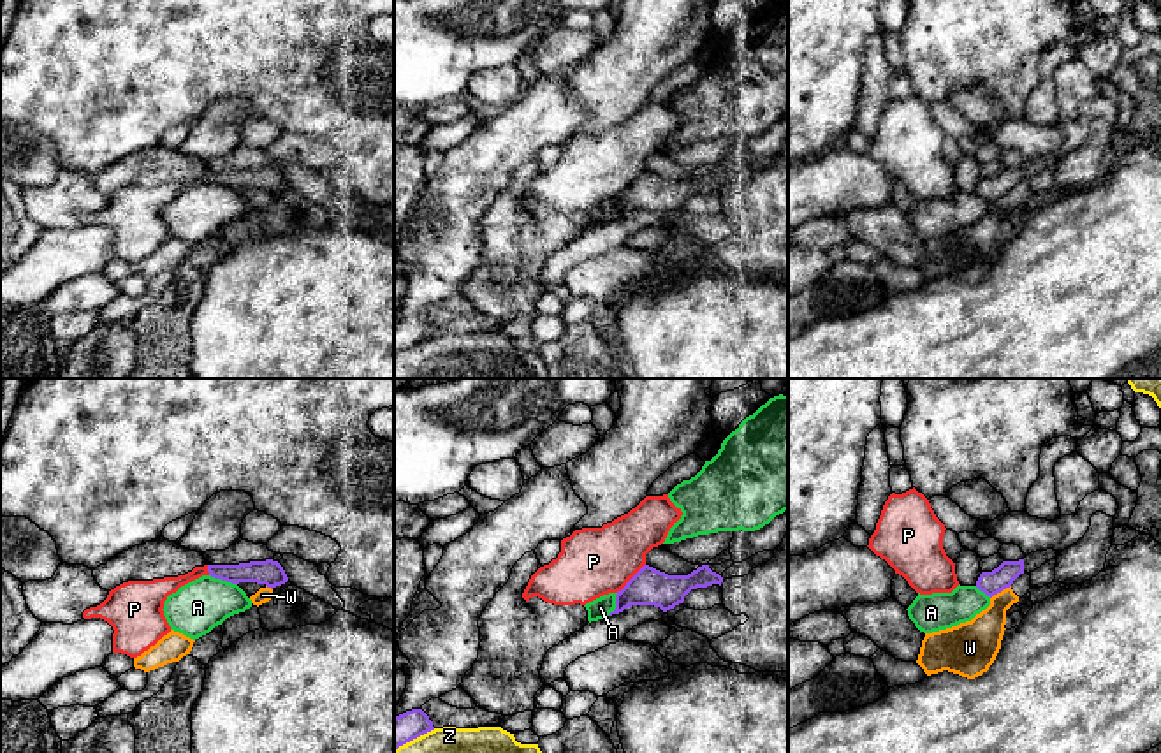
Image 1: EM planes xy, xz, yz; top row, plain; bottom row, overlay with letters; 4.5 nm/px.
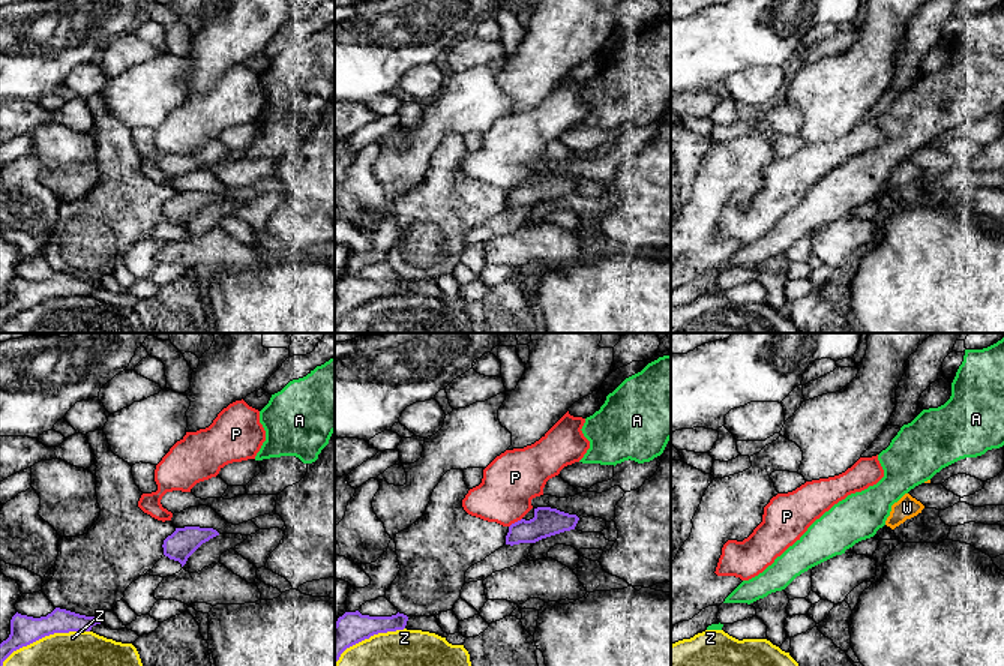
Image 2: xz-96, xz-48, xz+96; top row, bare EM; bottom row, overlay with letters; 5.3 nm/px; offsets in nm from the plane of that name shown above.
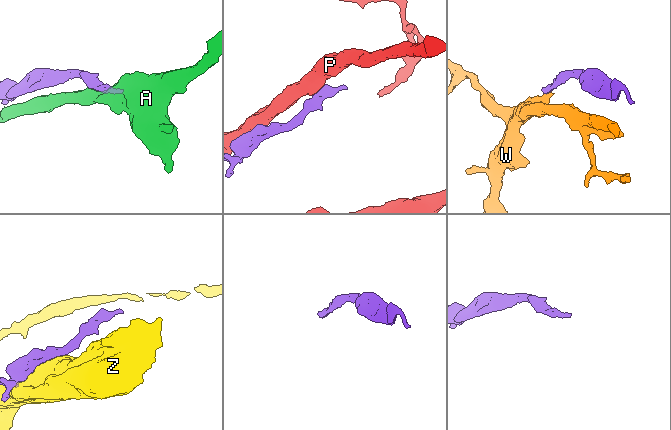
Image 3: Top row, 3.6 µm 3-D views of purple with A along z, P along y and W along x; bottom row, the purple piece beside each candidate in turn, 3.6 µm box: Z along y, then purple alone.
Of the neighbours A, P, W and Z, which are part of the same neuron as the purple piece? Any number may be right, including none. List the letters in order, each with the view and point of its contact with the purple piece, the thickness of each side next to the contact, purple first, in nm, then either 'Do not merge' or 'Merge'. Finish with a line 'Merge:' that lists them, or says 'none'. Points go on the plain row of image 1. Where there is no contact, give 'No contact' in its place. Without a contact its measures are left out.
A: Touches purple at xy (224, 185). Thickness 120 nm (purple) against 240 nm. Do not merge
P: Touches purple at xz (630, 185). Thickness 170 nm (purple) against 320 nm. Do not merge
W: Touches purple at yz (1000, 197). Thickness 110 nm (purple) against 200 nm. Do not merge
Z: Touches purple at xz (414, 343). Thickness 140 nm (purple) against 400 nm. Do not merge
Merge: none

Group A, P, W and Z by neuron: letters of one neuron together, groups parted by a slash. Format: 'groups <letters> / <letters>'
groups A / P / W / Z

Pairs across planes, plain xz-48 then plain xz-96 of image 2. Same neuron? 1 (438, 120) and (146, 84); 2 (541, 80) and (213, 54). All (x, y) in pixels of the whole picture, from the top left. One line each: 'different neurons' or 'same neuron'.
1: same neuron
2: same neuron

